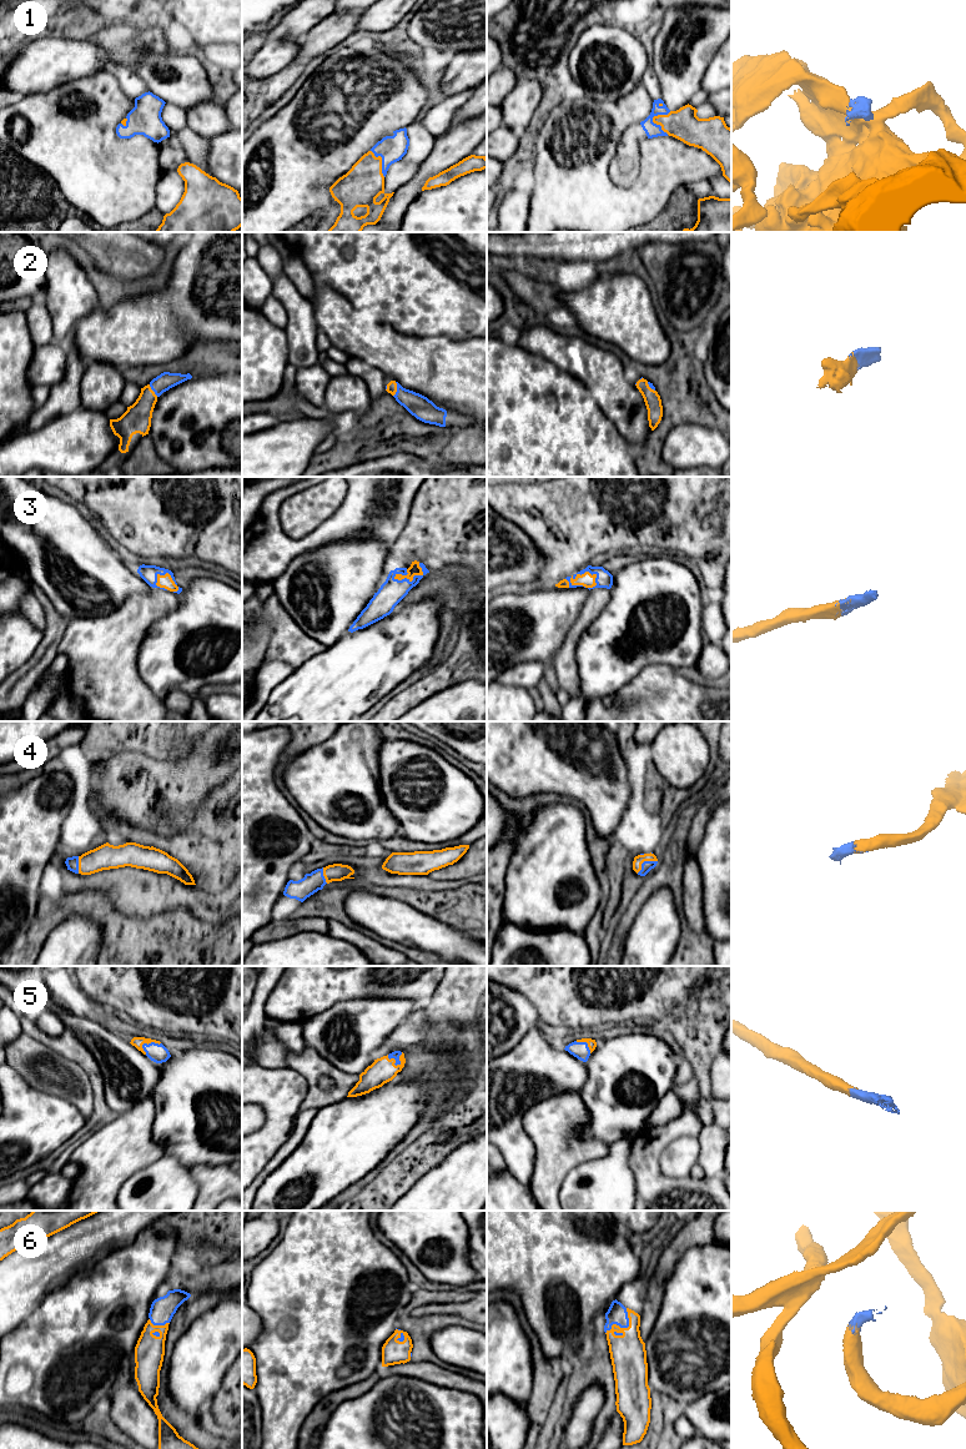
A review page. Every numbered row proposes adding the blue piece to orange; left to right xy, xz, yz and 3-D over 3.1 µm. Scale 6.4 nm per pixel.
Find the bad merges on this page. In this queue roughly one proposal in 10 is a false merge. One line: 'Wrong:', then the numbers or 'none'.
Wrong: none

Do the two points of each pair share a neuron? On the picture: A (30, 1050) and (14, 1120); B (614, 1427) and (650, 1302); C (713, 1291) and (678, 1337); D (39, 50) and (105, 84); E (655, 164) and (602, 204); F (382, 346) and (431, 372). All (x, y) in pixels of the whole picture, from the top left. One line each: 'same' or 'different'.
A: different
B: same
C: same
D: different
E: same
F: same

